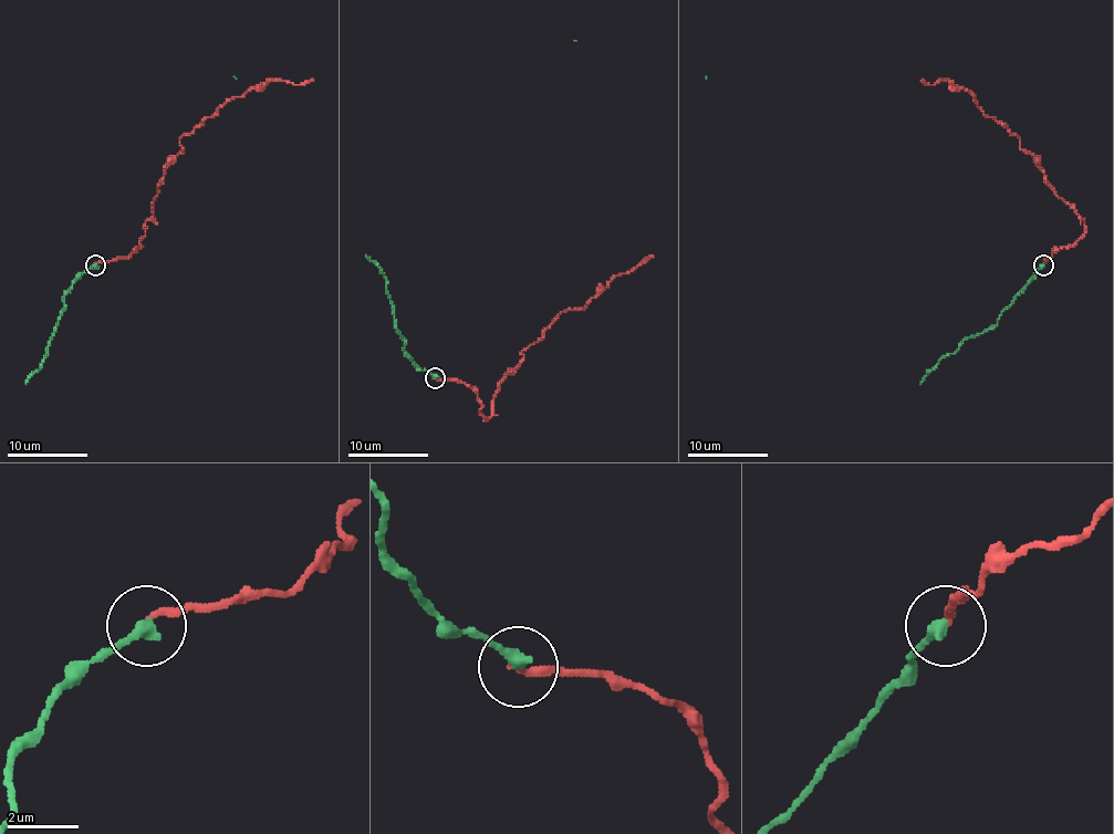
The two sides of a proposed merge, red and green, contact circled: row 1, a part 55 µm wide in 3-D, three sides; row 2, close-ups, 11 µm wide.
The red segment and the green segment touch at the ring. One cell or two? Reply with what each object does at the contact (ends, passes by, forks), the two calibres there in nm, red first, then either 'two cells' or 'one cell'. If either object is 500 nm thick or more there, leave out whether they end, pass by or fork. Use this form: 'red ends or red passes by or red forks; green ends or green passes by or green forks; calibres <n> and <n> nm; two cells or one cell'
red ends; green ends; calibres 200 and 360 nm; two cells

